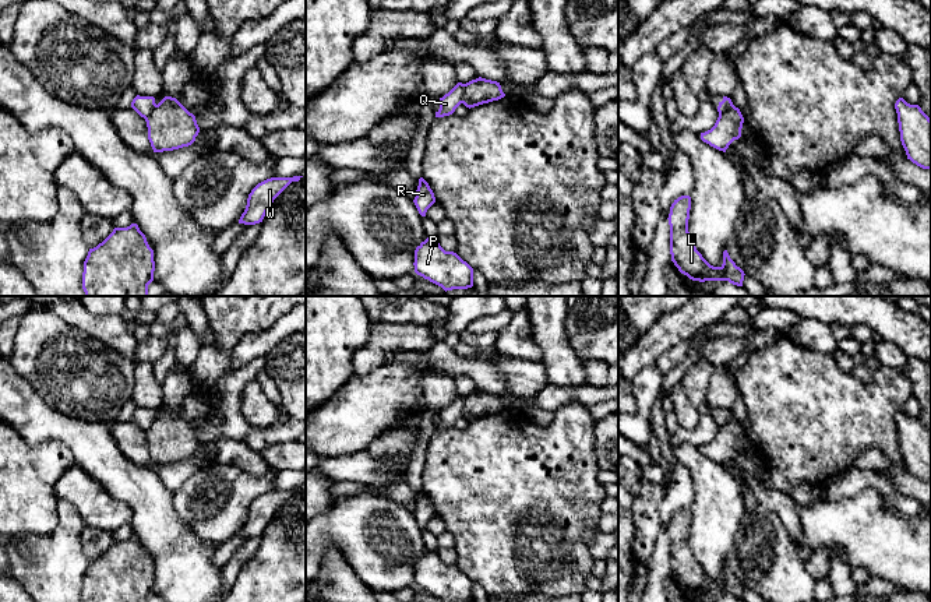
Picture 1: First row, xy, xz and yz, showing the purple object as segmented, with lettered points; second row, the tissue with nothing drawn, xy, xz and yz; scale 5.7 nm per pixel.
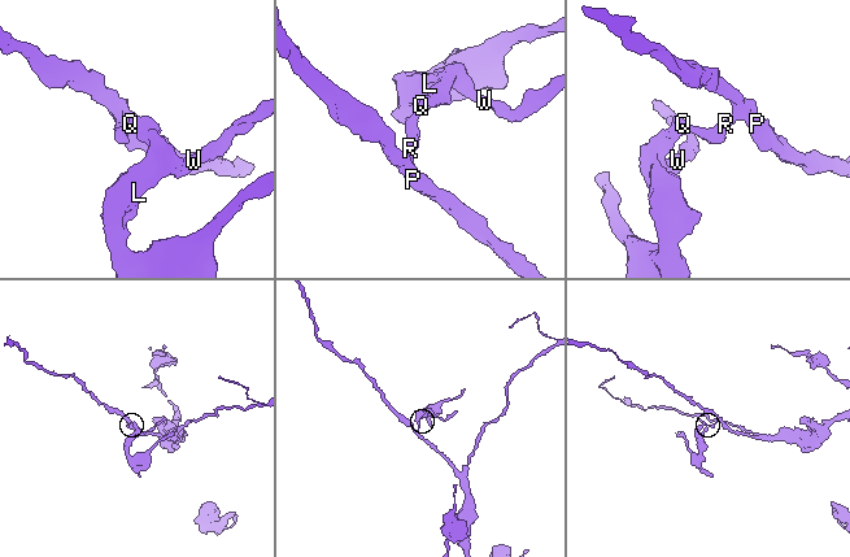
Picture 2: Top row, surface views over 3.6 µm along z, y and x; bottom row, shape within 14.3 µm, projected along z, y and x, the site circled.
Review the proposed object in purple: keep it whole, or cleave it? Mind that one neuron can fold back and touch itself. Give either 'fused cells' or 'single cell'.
fused cells

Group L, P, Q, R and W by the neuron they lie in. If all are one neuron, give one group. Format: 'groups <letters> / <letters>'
groups L W / P Q R

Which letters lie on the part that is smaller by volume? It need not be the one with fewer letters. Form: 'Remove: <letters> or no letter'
Remove: L, W

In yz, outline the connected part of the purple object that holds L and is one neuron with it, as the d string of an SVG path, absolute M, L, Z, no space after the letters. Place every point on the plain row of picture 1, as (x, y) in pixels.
M681 508L670 520L670 567L671 574L678 584L692 594L729 594L733 598L743 599L744 584L730 571L727 563L723 564L723 577L710 578L697 563L690 545L688 532L691 522L691 510Z

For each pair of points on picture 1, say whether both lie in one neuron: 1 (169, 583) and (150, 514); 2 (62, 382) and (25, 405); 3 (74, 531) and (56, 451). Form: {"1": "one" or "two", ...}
{"1": "one", "2": "two", "3": "two"}

